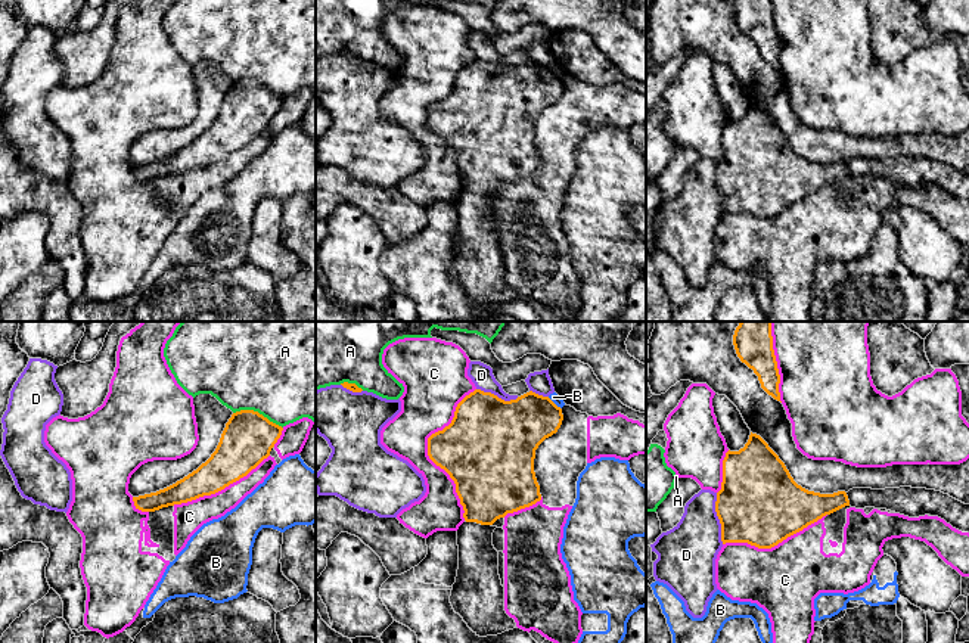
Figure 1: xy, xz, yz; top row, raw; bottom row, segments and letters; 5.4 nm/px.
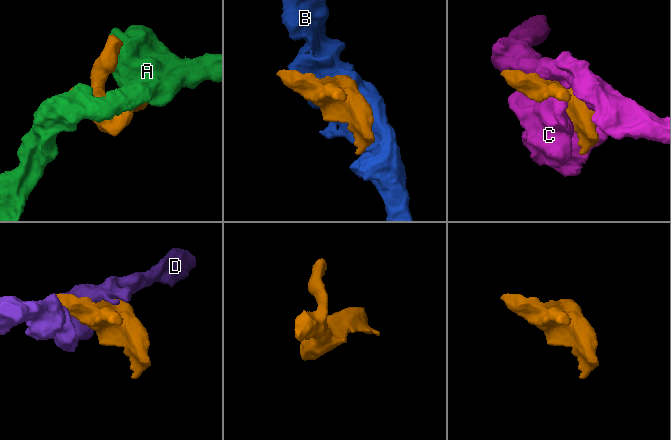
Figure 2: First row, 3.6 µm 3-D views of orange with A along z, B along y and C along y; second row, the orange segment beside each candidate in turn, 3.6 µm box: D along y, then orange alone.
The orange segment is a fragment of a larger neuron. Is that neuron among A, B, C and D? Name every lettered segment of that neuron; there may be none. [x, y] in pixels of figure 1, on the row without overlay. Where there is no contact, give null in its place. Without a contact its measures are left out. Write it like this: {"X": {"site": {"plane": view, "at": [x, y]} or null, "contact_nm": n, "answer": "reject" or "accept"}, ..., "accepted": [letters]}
{"A": {"site": {"plane": "xy", "at": [257, 81]}, "contact_nm": 280, "answer": "reject"}, "B": {"site": {"plane": "xz", "at": [553, 73]}, "contact_nm": 100, "answer": "reject"}, "C": {"site": {"plane": "xz", "at": [428, 121]}, "contact_nm": 700, "answer": "reject"}, "D": {"site": {"plane": "yz", "at": [719, 188]}, "contact_nm": 280, "answer": "reject"}, "accepted": []}

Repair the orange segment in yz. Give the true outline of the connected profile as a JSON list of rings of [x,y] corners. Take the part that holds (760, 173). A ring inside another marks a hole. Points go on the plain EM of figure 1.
[[[757,103],[739,121],[727,121],[715,181],[721,211],[771,218],[845,175],[886,178],[909,187],[938,186],[969,202],[969,174],[926,158],[852,158],[820,164],[798,155],[779,125]]]

